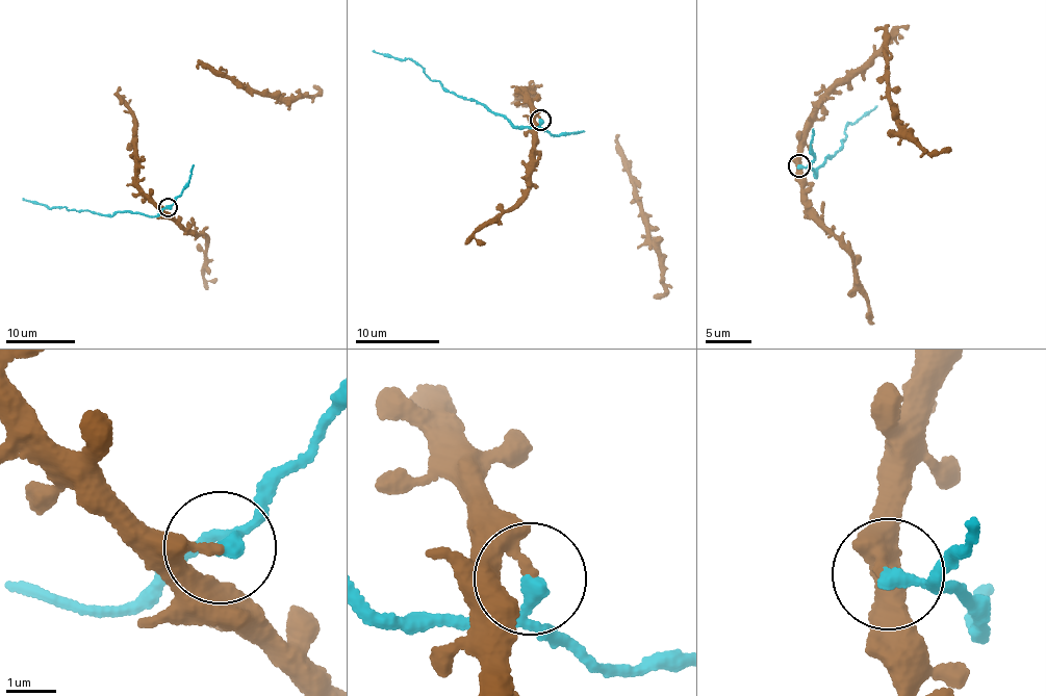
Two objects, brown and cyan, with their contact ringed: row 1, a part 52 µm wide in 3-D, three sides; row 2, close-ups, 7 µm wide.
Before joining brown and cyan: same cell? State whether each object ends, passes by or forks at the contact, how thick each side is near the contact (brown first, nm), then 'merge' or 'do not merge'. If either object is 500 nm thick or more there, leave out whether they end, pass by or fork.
brown ends there; cyan passes by; 320 nm thick on the brown side, 220 nm on the other; do not merge

